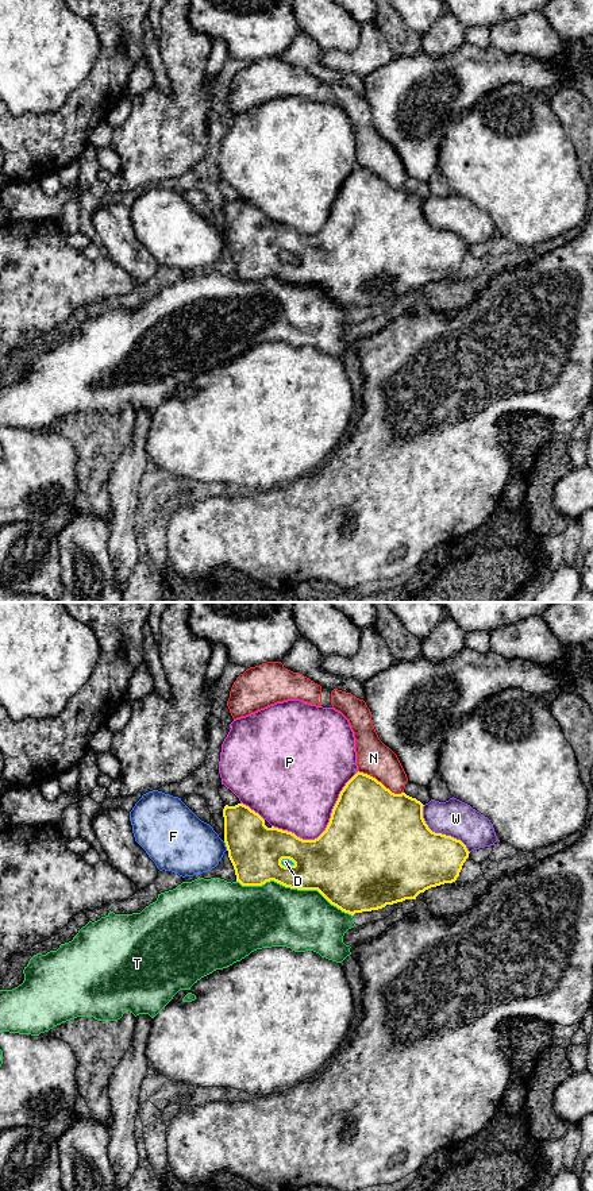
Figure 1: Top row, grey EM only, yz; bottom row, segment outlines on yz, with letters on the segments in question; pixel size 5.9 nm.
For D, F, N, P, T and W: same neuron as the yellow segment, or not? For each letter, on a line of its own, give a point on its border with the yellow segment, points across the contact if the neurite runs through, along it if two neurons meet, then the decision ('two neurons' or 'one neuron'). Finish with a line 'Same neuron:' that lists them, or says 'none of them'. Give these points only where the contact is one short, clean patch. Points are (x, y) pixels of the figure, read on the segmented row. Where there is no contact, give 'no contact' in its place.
D: contact yz (288, 858); border yz (280, 860), (289, 859), (295, 864); two neurons
F: contact yz (226, 845); two neurons
N: contact yz (380, 782); two neurons
P: contact yz (327, 827); two neurons
T: contact yz (295, 887); two neurons
W: contact yz (439, 833); two neurons
Same neuron: none of them

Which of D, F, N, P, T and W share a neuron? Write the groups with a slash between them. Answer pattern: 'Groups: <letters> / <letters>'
Groups: D T / F / N / P / W

